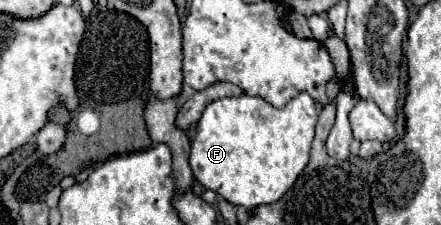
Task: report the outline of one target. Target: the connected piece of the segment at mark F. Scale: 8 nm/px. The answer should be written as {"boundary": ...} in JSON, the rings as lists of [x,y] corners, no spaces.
{"boundary":[[[306,92],[298,94],[282,110],[248,94],[216,100],[206,106],[198,122],[190,150],[190,168],[204,188],[214,190],[230,204],[246,208],[272,204],[304,172],[316,122],[316,102]]]}

